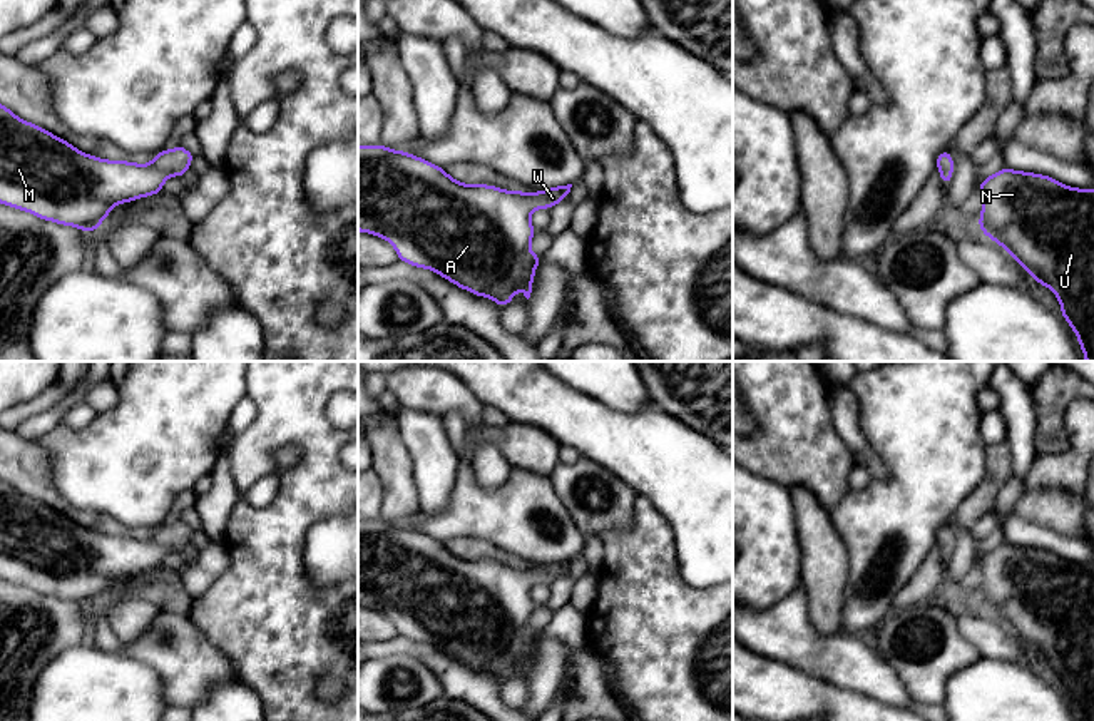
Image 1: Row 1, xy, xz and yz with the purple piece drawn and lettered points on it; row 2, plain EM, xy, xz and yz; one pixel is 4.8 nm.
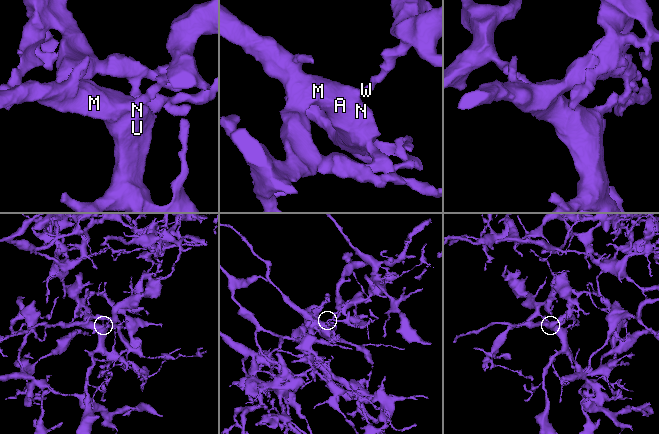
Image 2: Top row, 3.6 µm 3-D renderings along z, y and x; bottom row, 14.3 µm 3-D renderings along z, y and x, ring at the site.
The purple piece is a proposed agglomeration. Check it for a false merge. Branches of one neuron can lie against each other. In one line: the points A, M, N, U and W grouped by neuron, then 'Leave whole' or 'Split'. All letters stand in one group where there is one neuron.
Groups: A M N U W. Leave whole

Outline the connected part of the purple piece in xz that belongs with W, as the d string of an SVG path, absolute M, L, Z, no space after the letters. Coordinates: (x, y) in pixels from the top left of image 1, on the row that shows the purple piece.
M358 146L358 231L386 239L398 261L432 269L472 294L493 299L502 309L519 289L529 299L535 268L544 256L530 251L537 229L530 214L562 202L572 184L535 192L505 191L490 184L463 184L406 151Z

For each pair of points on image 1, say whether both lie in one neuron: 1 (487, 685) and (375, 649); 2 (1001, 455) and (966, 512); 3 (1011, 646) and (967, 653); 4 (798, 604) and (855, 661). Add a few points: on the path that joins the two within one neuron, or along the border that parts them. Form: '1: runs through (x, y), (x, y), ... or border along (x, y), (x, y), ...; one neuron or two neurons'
1: runs through (459, 681), (427, 653), (403, 648); one neuron
2: runs through (997, 469), (994, 480), (979, 499); one neuron
3: border along (954, 619), (959, 633), (982, 656); two neurons
4: runs through (798, 624), (830, 659), (835, 659); one neuron

